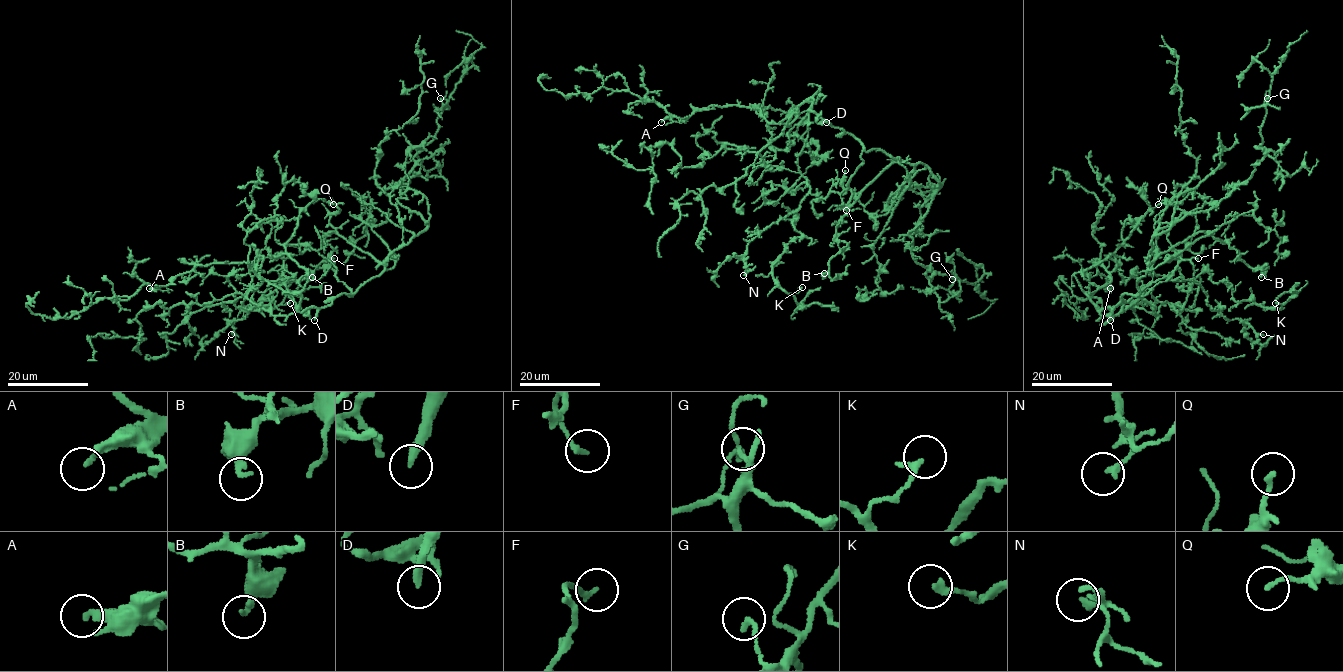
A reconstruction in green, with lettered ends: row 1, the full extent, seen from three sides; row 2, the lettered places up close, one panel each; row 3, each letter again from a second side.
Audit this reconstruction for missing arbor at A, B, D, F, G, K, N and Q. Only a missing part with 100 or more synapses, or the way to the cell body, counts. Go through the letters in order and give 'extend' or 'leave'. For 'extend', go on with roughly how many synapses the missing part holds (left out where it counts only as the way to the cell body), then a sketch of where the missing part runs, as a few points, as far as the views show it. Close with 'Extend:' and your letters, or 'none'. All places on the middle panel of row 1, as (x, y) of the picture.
A: leave
B: leave
D: extend; course (826, 122), (807, 131), (795, 144), (800, 159), (795, 165), (792, 183), (785, 191), (749, 202), (751, 173)
F: leave
G: leave
K: leave
N: leave
Q: leave
Extend: D

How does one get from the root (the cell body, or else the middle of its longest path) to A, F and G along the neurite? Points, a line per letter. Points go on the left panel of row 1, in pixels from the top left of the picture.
A: (345, 293), (329, 305), (300, 312), (299, 292), (284, 292), (245, 262), (196, 265), (167, 284), (149, 288)
F: (345, 293), (350, 297), (351, 290), (336, 275), (337, 268), (328, 260), (334, 258)
G: (345, 293), (377, 276), (393, 252), (427, 227), (397, 198), (413, 157), (438, 128), (444, 106), (440, 98)

